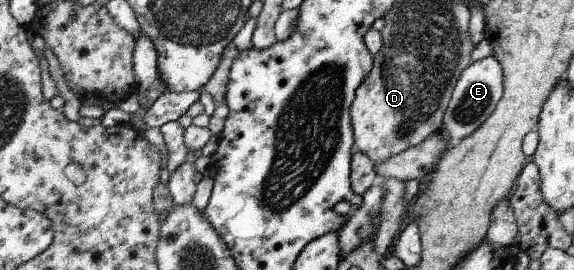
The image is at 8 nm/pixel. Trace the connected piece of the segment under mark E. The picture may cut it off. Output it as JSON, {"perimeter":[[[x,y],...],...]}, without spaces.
{"perimeter":[[[494,54],[470,64],[462,72],[452,91],[443,116],[442,129],[446,129],[448,136],[456,140],[470,136],[494,112],[503,93],[503,68]]]}

